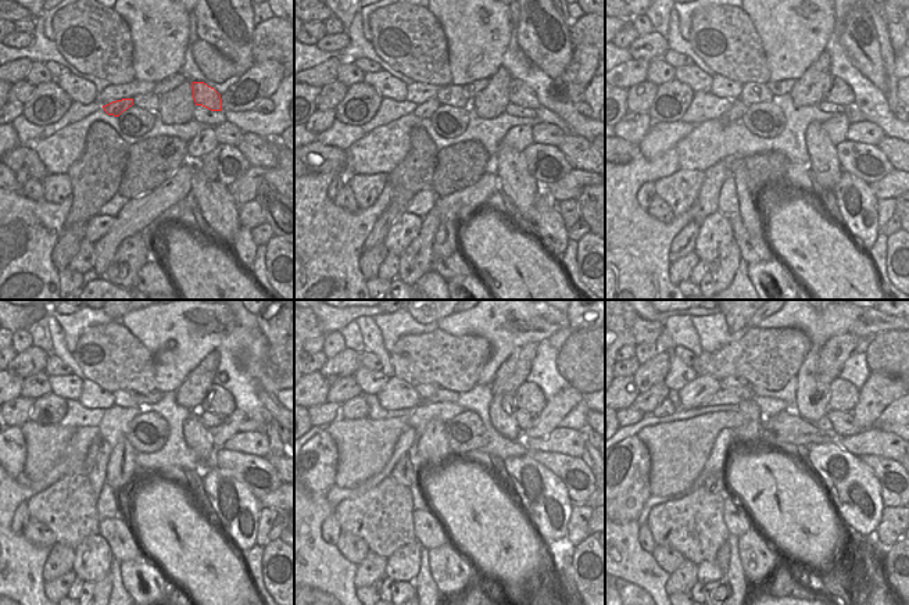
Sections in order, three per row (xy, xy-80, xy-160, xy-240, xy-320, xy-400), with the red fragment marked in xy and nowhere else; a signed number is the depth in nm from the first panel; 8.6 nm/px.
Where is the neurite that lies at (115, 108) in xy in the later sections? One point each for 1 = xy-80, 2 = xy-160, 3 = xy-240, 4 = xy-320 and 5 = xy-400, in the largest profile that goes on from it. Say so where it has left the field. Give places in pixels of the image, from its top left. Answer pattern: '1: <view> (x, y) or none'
1: xy-80 (425, 110)
2: xy-160 (734, 114)
3: xy-240 (89, 461)
4: xy-320 (403, 473)
5: xy-400 (715, 483)

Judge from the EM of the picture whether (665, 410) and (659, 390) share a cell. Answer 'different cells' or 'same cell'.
different cells

